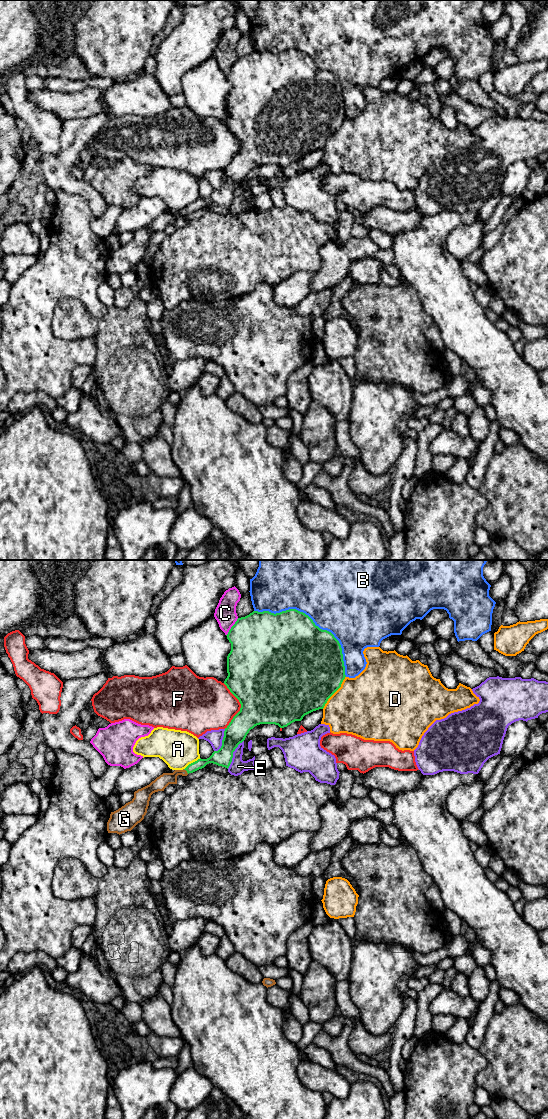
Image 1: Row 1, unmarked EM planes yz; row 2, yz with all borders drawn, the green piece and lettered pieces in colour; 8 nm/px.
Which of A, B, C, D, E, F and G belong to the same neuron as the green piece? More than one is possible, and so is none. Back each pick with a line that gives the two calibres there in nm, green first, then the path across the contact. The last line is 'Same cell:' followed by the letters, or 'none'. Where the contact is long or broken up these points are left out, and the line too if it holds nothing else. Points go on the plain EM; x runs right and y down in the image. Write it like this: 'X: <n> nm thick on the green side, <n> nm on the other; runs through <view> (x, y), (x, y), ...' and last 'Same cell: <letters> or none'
G: 80 nm thick on the green side, 110 nm on the other; runs through yz (214, 198), (186, 210), (177, 212), (160, 223)
Same cell: G

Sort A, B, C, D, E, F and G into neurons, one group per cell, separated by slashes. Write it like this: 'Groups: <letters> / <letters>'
Groups: A / B / C / D / E / F / G

